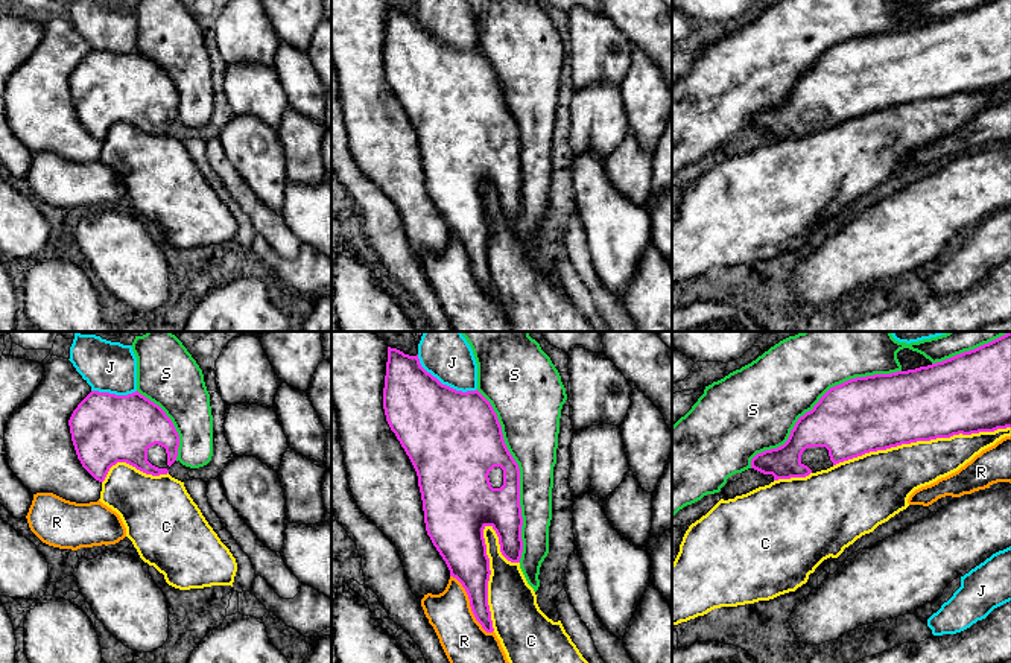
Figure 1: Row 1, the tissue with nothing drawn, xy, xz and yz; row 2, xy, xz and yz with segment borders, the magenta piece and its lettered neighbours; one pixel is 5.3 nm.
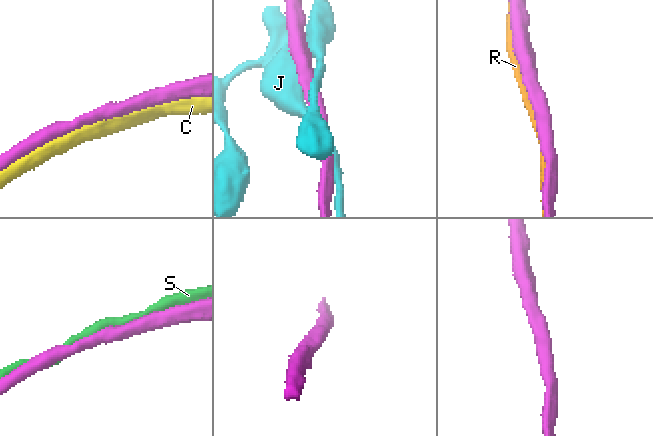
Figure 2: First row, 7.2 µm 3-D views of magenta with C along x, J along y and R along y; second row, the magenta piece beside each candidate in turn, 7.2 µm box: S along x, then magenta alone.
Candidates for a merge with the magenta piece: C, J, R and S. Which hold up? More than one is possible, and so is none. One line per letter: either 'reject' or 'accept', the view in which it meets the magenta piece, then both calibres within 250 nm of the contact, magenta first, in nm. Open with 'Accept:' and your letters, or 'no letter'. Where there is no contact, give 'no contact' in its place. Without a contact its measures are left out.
Accept: no letter
C: reject; meets magenta in yz; 400 nm thick on the magenta side, 280 nm on the other
J: reject; meets magenta in xz; 460 nm thick on the magenta side, 240 nm on the other
R: reject; meets magenta in xz; 220 nm thick on the magenta side, 260 nm on the other
S: reject; meets magenta in xz; 240 nm thick on the magenta side, 280 nm on the other

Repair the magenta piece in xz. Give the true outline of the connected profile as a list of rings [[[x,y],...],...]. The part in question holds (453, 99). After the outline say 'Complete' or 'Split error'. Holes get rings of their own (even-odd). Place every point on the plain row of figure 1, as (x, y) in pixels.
[[[388,6],[383,68],[391,90],[409,116],[423,160],[427,195],[445,220],[450,236],[465,248],[471,271],[493,292],[488,265],[490,217],[483,189],[491,186],[502,214],[520,222],[523,211],[520,128],[509,113],[491,62],[476,50],[456,50],[427,32],[417,15]]]. Split error

